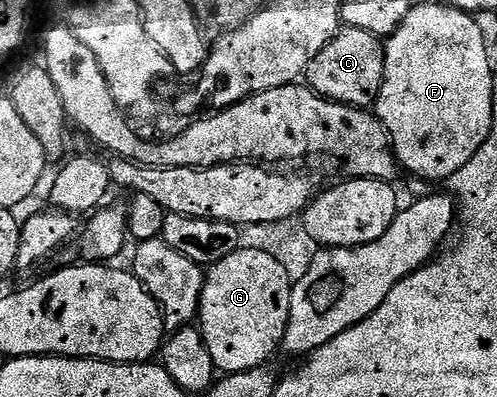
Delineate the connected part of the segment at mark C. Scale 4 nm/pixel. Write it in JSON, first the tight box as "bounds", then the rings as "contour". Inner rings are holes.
{"bounds":[304,26,386,108],"contour":[[[346,26],[323,48],[320,56],[312,60],[304,75],[305,85],[315,90],[321,98],[339,102],[345,106],[370,108],[377,103],[380,88],[384,84],[386,48],[383,39],[372,32]]]}

